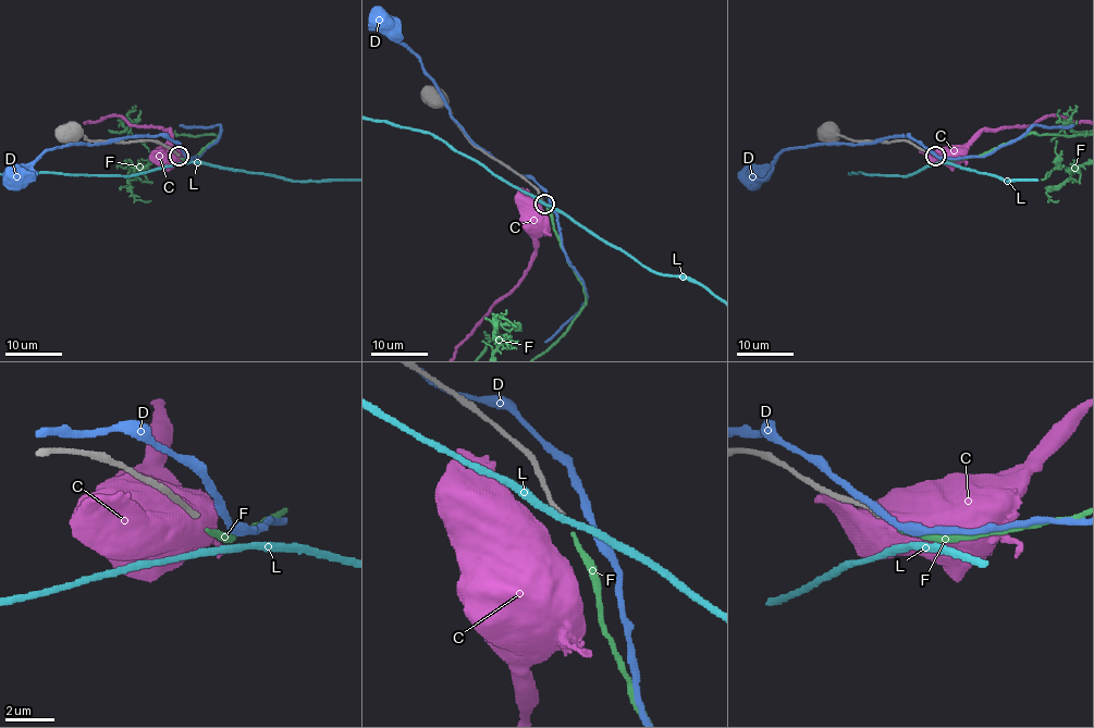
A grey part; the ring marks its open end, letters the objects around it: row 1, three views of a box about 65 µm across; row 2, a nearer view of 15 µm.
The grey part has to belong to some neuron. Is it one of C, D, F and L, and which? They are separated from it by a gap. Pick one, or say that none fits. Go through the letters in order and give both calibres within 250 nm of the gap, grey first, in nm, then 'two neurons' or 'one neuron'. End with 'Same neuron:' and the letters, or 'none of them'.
C: 190 nm thick on the grey side, 950 nm on the other; two neurons
D: 190 nm thick on the grey side, 280 nm on the other; two neurons
F: 190 nm thick on the grey side, 180 nm on the other; one neuron
L: 190 nm thick on the grey side, 240 nm on the other; two neurons
Same neuron: F

